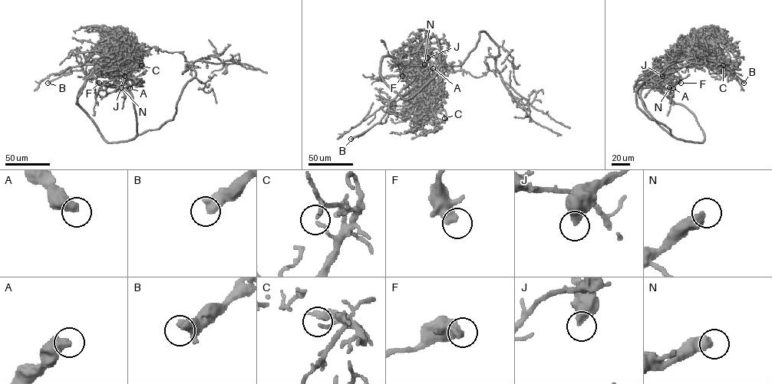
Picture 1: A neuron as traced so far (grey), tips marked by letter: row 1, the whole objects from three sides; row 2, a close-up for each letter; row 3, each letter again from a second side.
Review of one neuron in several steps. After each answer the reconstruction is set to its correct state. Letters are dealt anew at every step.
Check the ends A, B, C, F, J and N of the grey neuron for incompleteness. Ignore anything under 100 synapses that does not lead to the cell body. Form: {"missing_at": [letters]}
{"missing_at": []}

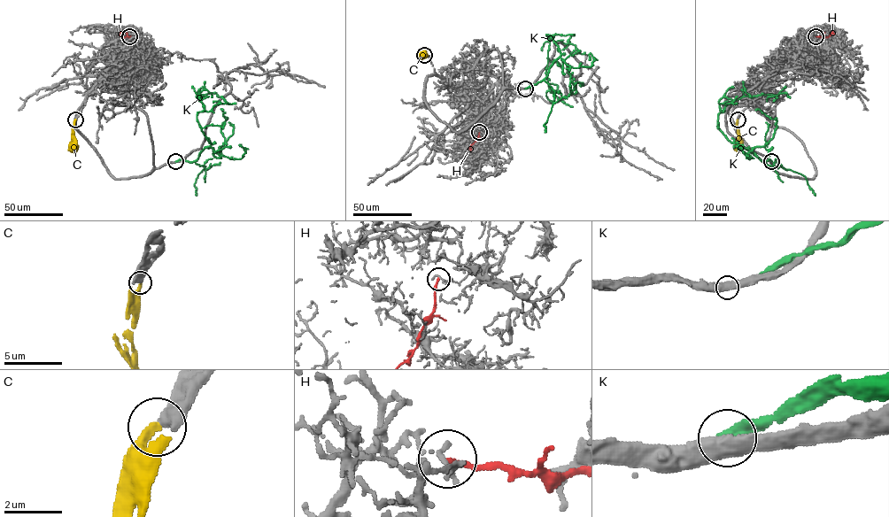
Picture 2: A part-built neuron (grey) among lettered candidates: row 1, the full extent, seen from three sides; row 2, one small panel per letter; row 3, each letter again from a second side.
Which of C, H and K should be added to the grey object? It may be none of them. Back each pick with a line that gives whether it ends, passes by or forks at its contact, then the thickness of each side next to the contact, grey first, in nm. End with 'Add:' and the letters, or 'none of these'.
C: it ends | 600/280 nm
Add: C

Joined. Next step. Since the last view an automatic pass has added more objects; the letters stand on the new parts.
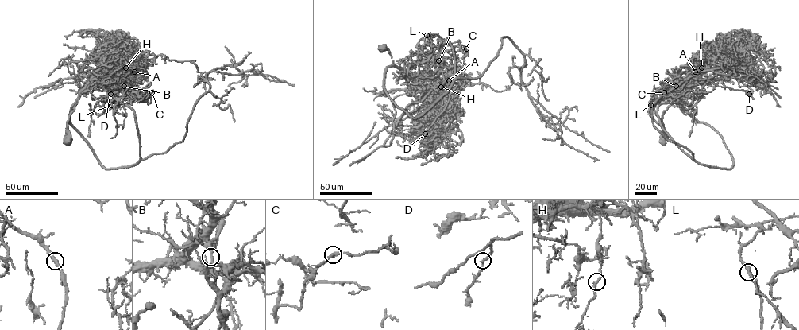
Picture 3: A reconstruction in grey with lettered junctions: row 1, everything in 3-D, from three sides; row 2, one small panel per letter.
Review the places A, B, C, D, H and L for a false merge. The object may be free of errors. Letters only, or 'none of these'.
H

